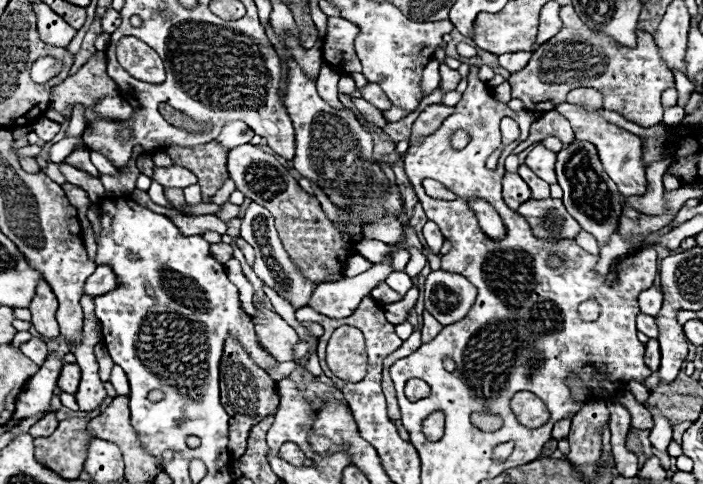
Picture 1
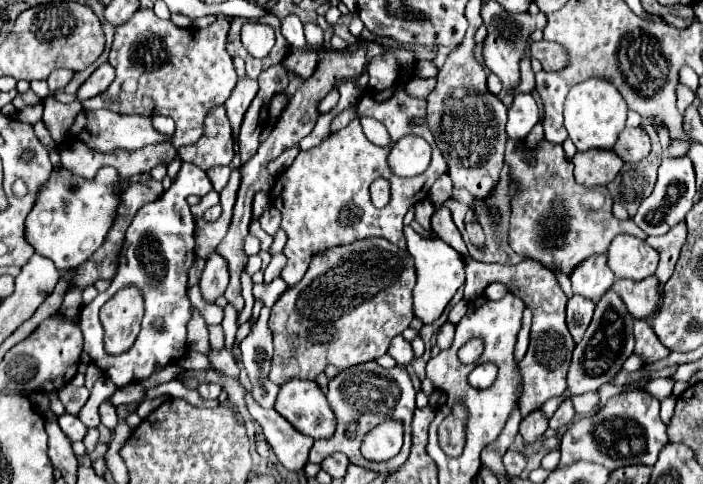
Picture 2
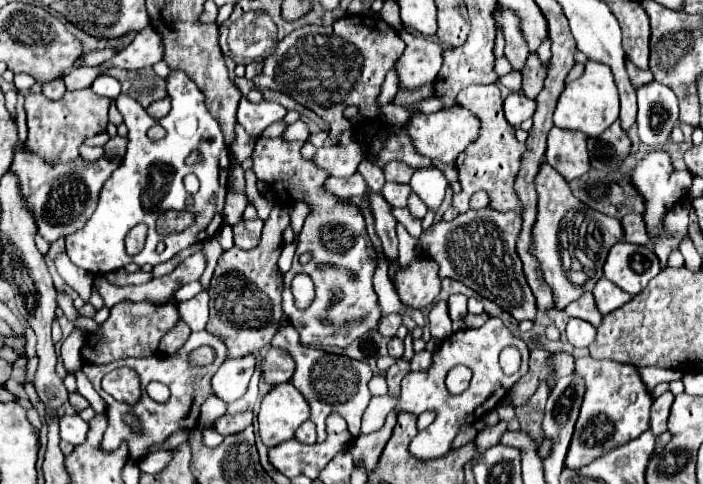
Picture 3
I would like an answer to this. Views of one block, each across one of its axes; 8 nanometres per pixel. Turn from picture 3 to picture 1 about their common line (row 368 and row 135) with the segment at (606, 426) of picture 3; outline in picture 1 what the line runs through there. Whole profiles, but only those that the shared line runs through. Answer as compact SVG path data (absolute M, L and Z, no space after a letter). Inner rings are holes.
M562 102L562 104L556 104L554 106L556 112L560 112L562 116L566 116L574 128L574 134L576 138L580 140L588 140L592 142L596 148L598 148L598 156L608 172L608 176L616 182L618 186L618 192L622 196L644 196L646 194L646 168L642 164L642 152L644 152L644 140L616 124L610 124L604 116L600 116L598 110L586 110L582 106L576 106L576 104L568 104L568 102Z

